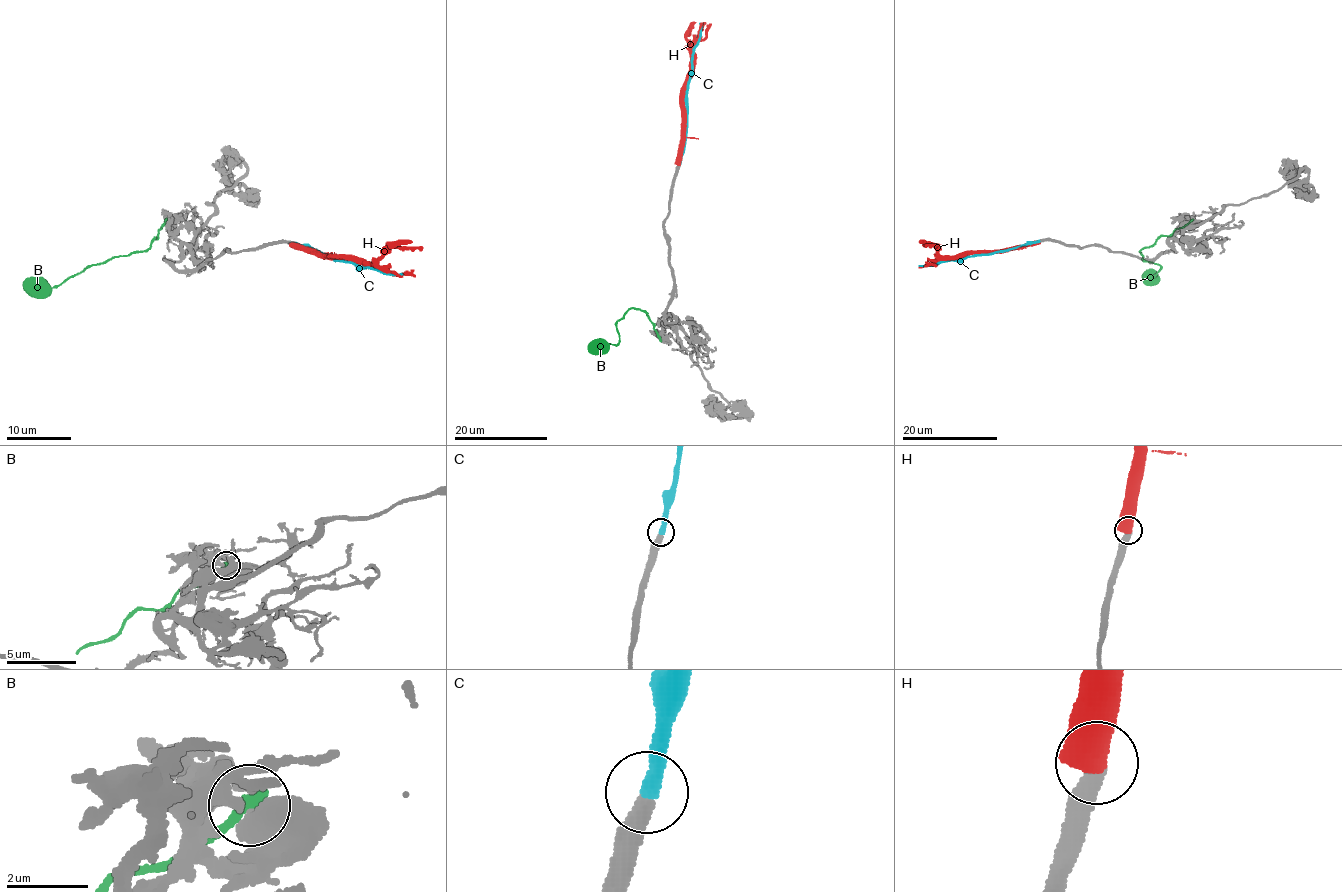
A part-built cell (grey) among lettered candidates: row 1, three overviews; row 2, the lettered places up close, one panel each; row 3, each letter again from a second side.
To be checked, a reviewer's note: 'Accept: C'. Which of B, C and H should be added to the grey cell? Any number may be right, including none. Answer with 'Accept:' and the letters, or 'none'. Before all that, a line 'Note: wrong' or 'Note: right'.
Note: right
Accept: C

